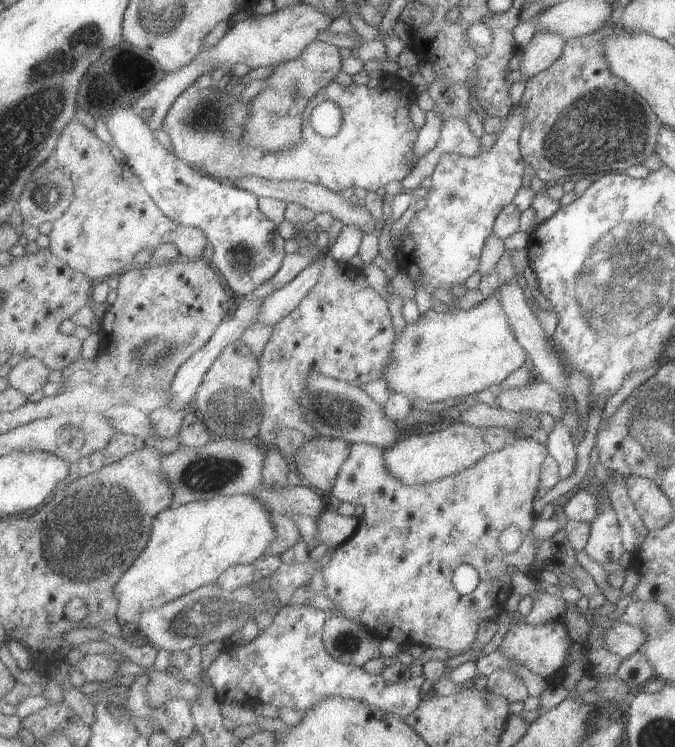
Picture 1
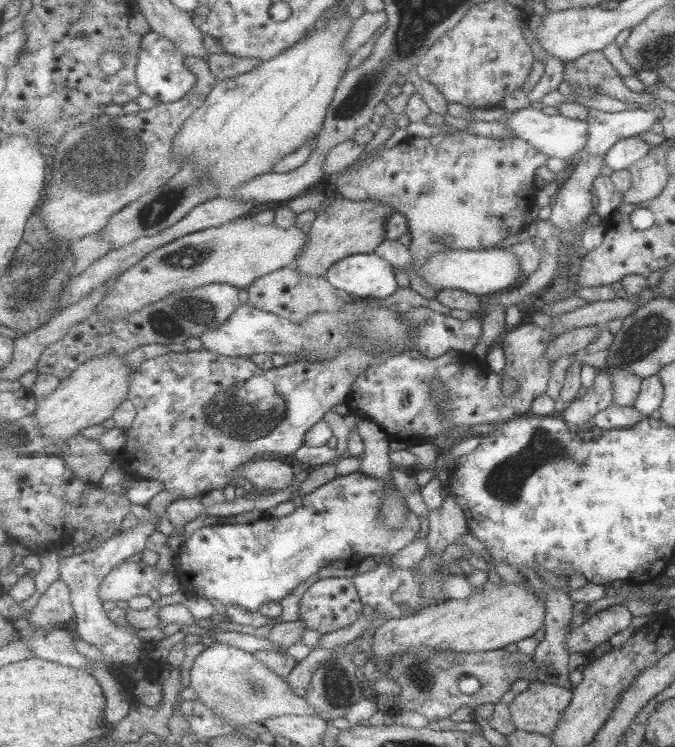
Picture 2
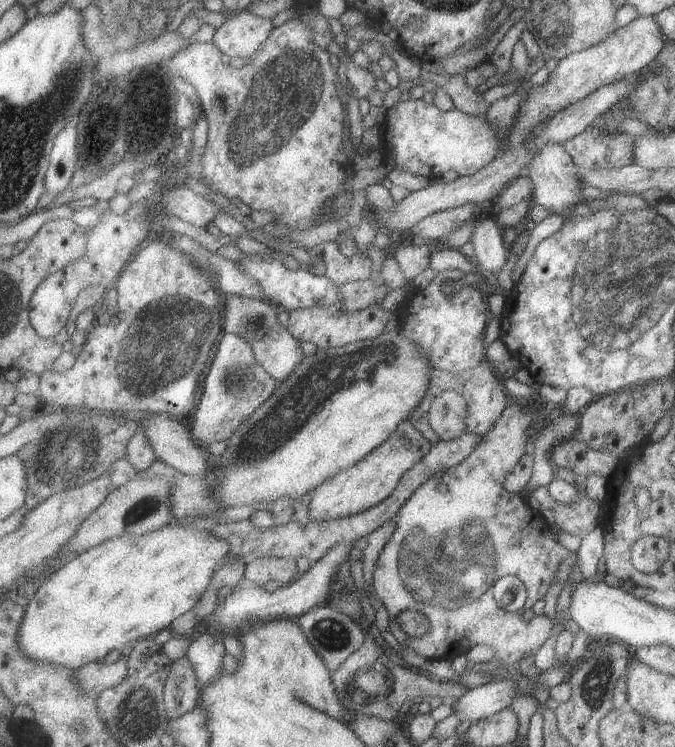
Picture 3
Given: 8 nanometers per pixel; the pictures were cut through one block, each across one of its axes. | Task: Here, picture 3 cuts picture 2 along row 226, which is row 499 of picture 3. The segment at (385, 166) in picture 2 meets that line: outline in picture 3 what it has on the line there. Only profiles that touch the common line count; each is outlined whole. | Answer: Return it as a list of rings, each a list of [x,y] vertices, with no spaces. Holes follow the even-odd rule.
[[[510,398],[492,428],[478,435],[478,443],[459,466],[443,474],[433,475],[417,489],[393,519],[395,531],[383,548],[373,572],[374,593],[387,607],[390,614],[389,632],[401,645],[411,647],[426,659],[453,658],[465,655],[471,647],[487,645],[498,659],[498,666],[491,672],[491,681],[519,679],[521,676],[517,671],[519,660],[523,656],[534,655],[541,648],[541,644],[549,638],[553,624],[551,620],[543,615],[535,615],[525,621],[521,619],[521,614],[531,608],[537,600],[543,599],[547,589],[560,583],[561,573],[563,570],[569,570],[576,557],[574,552],[568,551],[562,544],[557,544],[551,539],[549,526],[541,518],[540,510],[531,508],[526,499],[503,488],[505,474],[513,472],[513,468],[524,455],[525,442],[534,438],[536,423],[528,407],[527,402]],[[467,536],[469,538],[477,536],[481,540],[471,546],[477,548],[483,546],[481,550],[483,554],[471,556],[469,552],[467,554],[461,552],[461,548],[465,548],[461,542]],[[507,574],[515,575],[524,583],[526,593],[521,608],[516,606],[501,608],[501,603],[497,604],[497,596],[493,596],[497,580],[501,580],[501,577]],[[407,609],[418,610],[428,616],[431,630],[424,637],[410,637],[401,628],[400,614]]]

